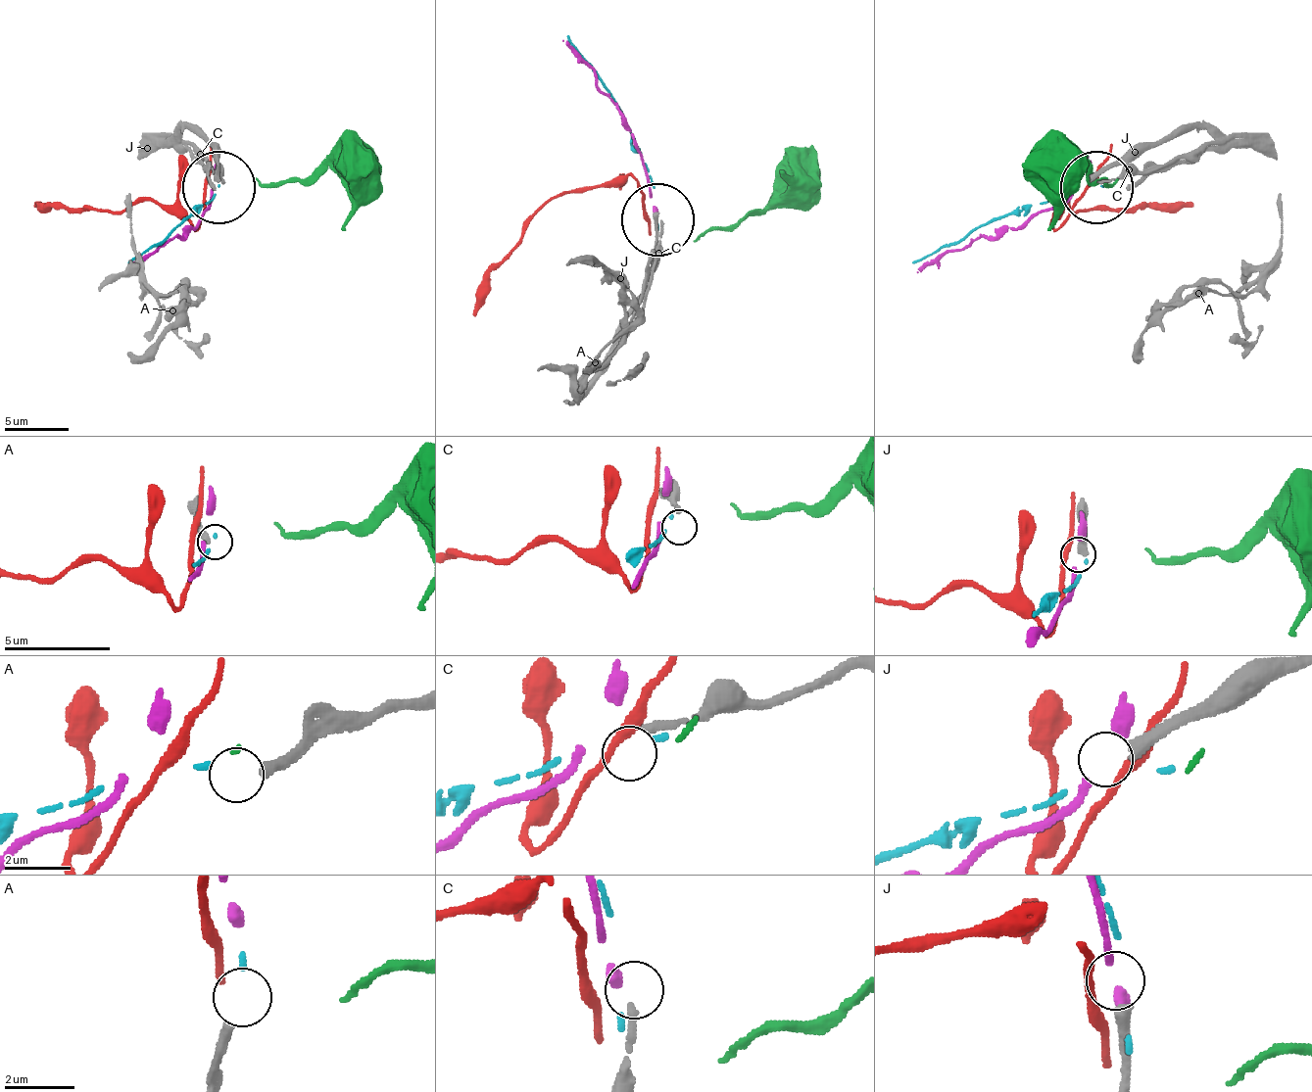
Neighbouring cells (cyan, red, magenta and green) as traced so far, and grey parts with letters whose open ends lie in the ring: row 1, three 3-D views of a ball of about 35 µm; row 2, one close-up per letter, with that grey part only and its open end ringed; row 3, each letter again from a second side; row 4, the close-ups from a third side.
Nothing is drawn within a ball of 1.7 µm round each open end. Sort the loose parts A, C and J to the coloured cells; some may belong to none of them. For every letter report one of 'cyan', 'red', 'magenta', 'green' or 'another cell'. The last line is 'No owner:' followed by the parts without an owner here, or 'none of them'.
A: another cell
C: another cell
J: another cell
No owner: A, C, J

